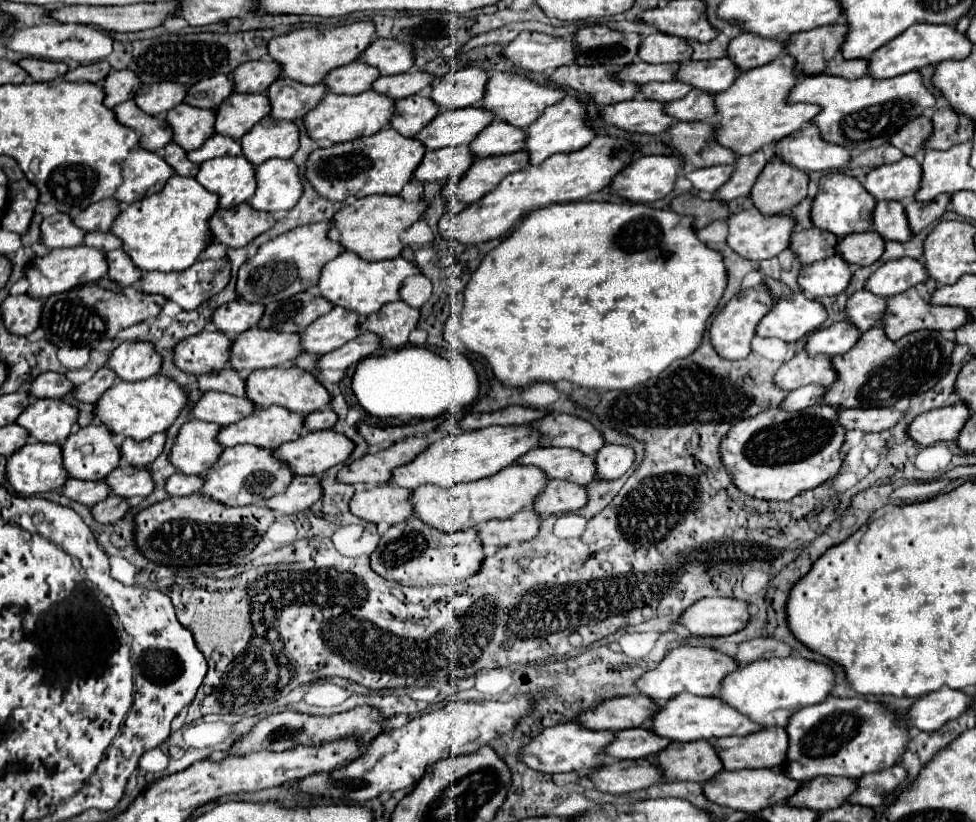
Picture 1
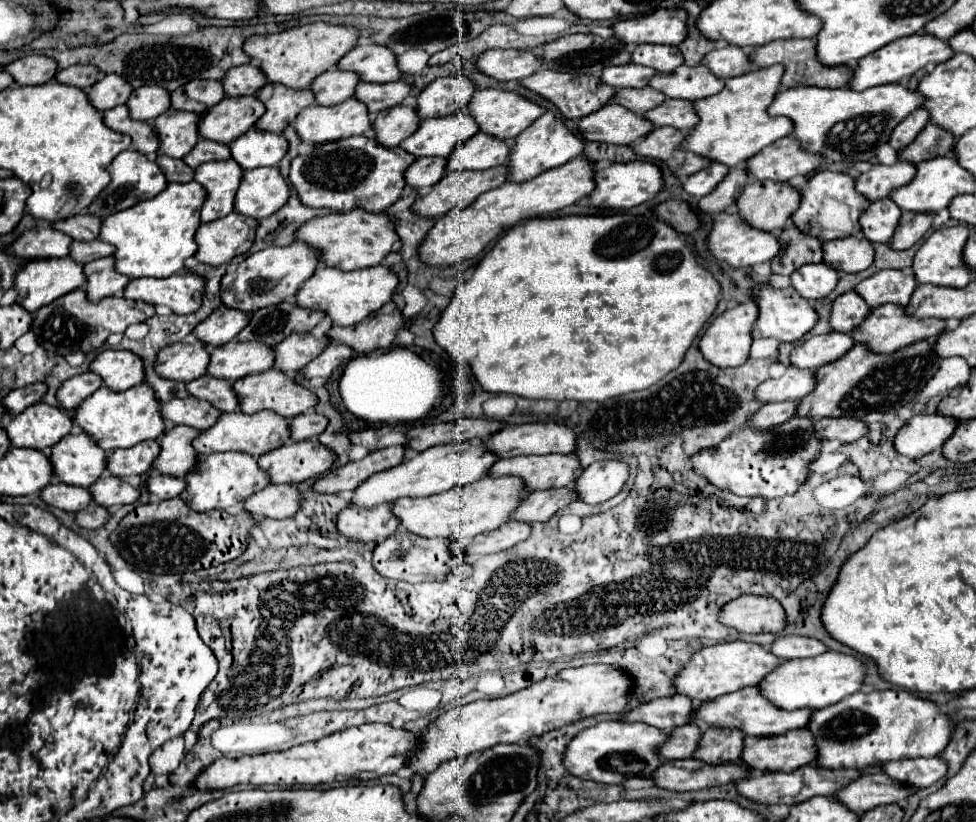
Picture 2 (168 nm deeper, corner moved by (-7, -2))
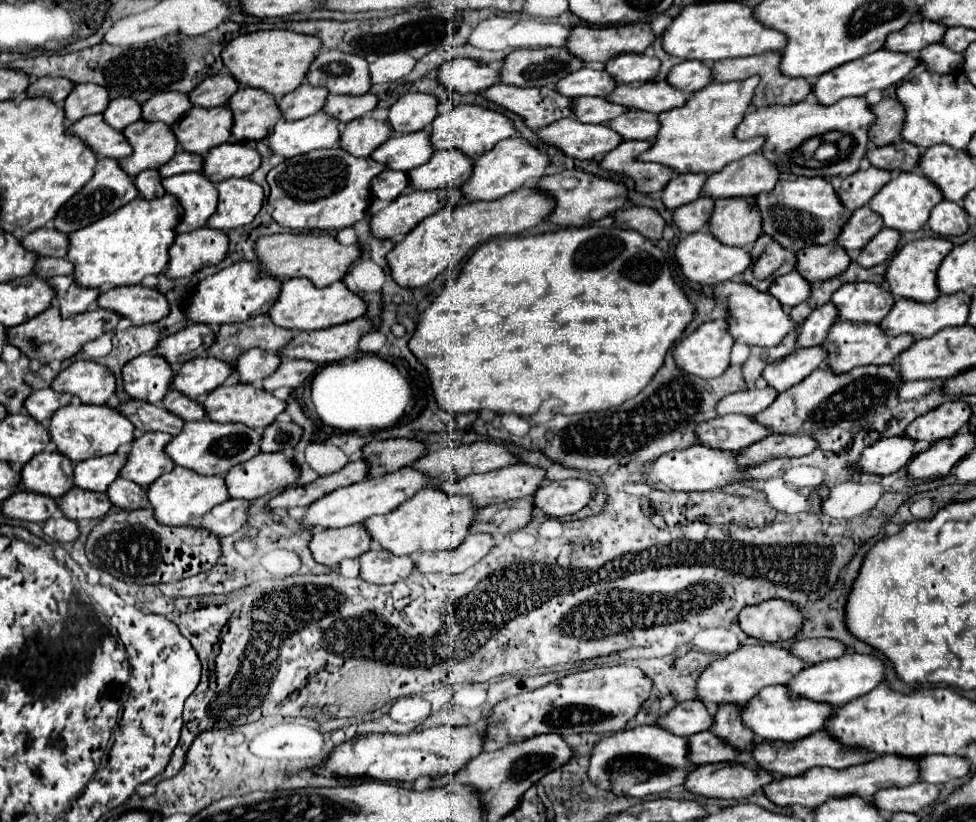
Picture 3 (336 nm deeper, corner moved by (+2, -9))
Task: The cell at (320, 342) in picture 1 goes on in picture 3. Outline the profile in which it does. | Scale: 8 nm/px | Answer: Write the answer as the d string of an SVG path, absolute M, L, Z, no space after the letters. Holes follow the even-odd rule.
M253 348L237 358L233 372L239 376L239 382L261 386L265 376L275 372L279 364L281 364L281 356L277 356L277 352L273 354L261 348Z

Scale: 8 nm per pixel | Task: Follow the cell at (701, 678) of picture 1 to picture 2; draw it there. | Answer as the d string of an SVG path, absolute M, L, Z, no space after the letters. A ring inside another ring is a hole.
M734 641L734 643L718 643L712 647L704 647L696 651L690 661L684 665L684 669L674 679L674 687L680 695L686 695L694 701L694 705L700 705L704 701L710 701L714 697L738 691L746 685L758 685L760 679L774 669L774 665L782 663L782 659L774 657L770 651L762 649L754 643Z

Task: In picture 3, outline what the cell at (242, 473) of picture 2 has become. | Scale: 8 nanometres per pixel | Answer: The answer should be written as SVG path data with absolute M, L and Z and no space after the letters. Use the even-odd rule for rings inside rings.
M175 466L171 472L163 474L147 488L147 498L153 506L153 516L159 524L187 526L193 518L201 518L213 506L229 500L229 494L227 494L223 476L199 476L197 472Z

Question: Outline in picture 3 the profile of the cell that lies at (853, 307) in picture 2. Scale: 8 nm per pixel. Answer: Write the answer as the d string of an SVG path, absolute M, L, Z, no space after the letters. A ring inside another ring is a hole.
M831 302L813 310L809 314L809 318L803 322L803 326L799 328L797 346L801 346L801 348L819 346L825 340L825 334L831 328L831 324L835 322L835 318L837 318L837 310L833 308Z

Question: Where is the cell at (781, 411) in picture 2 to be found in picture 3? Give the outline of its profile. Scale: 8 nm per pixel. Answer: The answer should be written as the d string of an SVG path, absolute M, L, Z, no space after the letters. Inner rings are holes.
M743 414L717 416L713 420L705 420L697 426L697 444L737 452L761 438L765 438L769 430L757 424L753 418Z

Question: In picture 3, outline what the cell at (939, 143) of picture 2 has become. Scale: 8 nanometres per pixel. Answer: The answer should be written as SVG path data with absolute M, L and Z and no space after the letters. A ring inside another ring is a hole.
M895 140L893 144L881 146L881 148L871 148L867 152L867 160L871 166L883 168L883 170L897 170L897 172L909 172L915 170L917 160L919 160L919 150L905 142L905 140Z

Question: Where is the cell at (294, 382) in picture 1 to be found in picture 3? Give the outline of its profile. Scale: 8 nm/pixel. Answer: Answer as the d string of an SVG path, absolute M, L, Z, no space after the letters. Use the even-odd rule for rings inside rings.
M229 384L229 386L219 386L213 392L209 392L203 398L203 408L209 420L217 420L217 422L241 422L249 428L265 428L269 426L277 414L281 414L285 410L285 402L275 398L273 394L265 392L263 388L253 388L251 384Z

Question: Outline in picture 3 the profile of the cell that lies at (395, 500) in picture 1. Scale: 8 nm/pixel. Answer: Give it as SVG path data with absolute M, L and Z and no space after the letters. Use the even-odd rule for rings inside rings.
M361 524L337 530L315 530L309 550L315 562L325 566L337 566L345 558L357 558L371 548L369 534Z

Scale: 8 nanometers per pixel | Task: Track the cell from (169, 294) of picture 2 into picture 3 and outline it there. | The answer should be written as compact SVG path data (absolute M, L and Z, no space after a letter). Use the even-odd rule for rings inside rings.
M139 284L125 288L109 288L101 292L97 298L97 306L131 320L133 326L159 322L169 314L165 296L159 294L155 288L145 288Z

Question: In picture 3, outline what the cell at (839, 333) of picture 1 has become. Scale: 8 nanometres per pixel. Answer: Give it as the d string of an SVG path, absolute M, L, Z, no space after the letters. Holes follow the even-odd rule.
M821 346L813 348L799 348L793 354L769 364L761 378L767 386L775 388L777 392L785 392L793 384L801 382L805 376L809 376L815 368L819 368L825 362L827 352Z

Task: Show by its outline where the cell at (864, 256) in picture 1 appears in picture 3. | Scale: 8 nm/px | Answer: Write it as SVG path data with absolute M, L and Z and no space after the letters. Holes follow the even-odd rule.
M813 244L809 248L803 248L801 252L795 252L797 256L797 272L811 284L829 280L837 276L839 272L845 272L845 266L849 266L851 258L843 248L833 244Z

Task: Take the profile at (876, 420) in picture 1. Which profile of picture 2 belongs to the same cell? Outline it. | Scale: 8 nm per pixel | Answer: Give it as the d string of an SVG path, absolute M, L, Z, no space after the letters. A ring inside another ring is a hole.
M824 417L814 421L816 435L820 439L840 439L852 443L868 433L866 423L852 417Z

